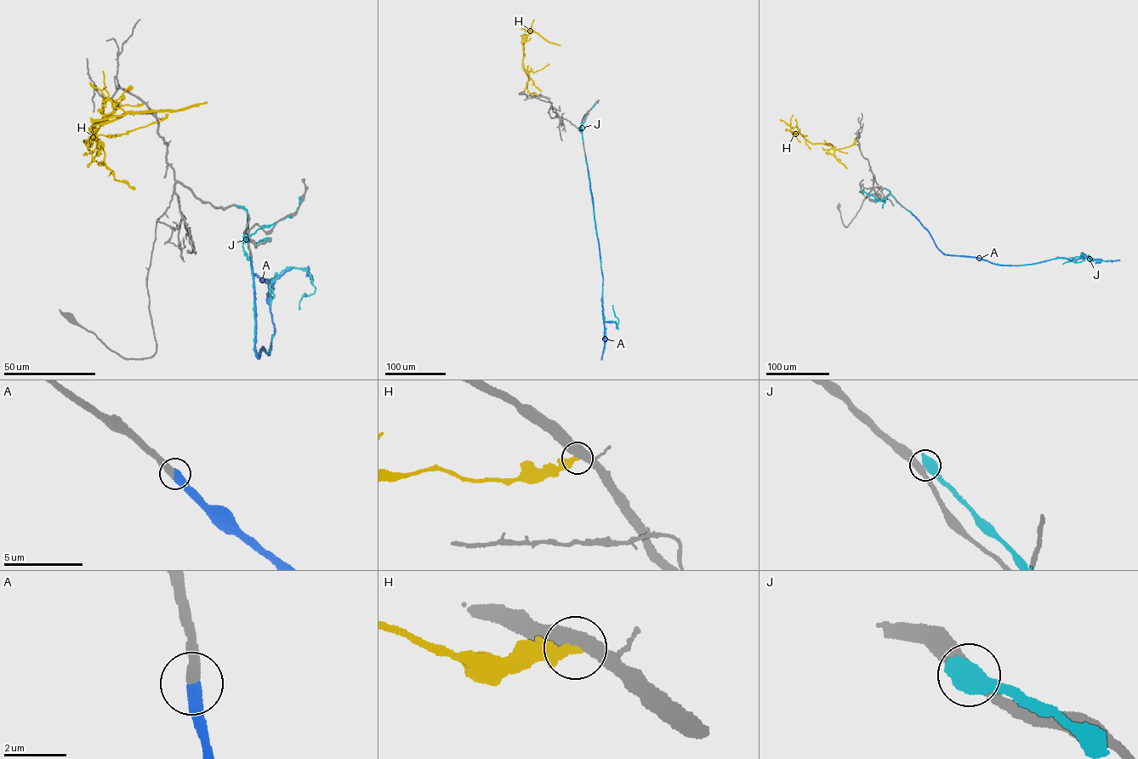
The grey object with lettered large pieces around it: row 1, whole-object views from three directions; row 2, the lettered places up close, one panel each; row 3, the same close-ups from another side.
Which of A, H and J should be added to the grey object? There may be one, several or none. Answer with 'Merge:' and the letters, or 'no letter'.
Merge: A

